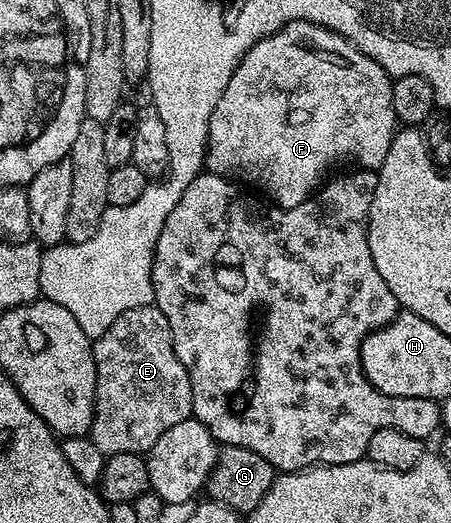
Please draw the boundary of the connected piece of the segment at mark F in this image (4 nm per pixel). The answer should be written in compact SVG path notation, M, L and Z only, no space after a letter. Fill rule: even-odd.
M294 20L289 22L281 30L277 30L273 34L269 34L265 38L261 38L261 42L257 42L250 48L241 58L239 65L233 70L233 74L229 78L229 86L225 86L225 94L221 94L221 98L217 98L217 106L213 106L213 114L209 118L209 134L207 135L207 159L205 161L206 167L214 172L216 176L225 176L232 182L238 182L240 185L248 186L252 184L255 188L260 188L264 192L268 201L274 202L280 208L295 208L301 202L305 202L311 195L328 179L330 168L335 168L338 164L351 164L347 166L358 166L363 170L377 170L385 162L385 154L389 154L389 146L393 142L397 131L397 121L395 118L395 111L393 110L393 90L391 89L392 77L387 75L385 69L377 66L377 62L373 58L369 58L365 54L361 54L361 50L357 50L351 43L345 39L344 36L338 36L336 32L331 32L328 28L317 26L308 20Z

